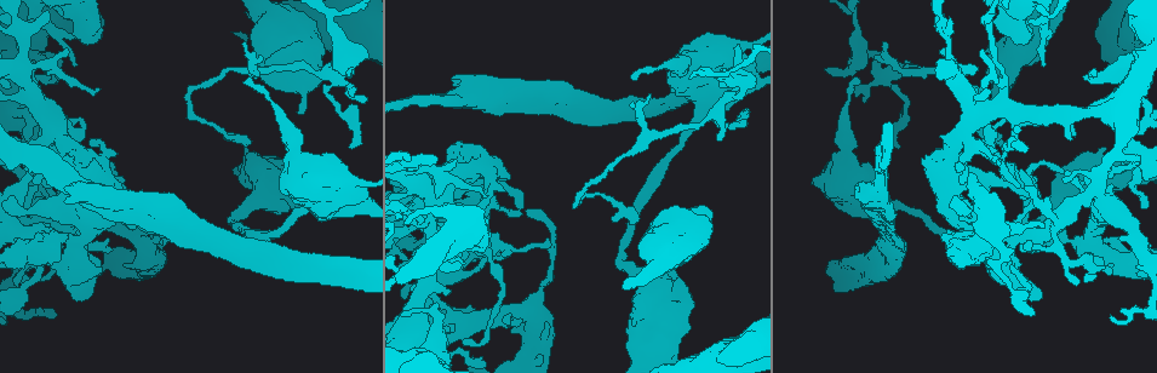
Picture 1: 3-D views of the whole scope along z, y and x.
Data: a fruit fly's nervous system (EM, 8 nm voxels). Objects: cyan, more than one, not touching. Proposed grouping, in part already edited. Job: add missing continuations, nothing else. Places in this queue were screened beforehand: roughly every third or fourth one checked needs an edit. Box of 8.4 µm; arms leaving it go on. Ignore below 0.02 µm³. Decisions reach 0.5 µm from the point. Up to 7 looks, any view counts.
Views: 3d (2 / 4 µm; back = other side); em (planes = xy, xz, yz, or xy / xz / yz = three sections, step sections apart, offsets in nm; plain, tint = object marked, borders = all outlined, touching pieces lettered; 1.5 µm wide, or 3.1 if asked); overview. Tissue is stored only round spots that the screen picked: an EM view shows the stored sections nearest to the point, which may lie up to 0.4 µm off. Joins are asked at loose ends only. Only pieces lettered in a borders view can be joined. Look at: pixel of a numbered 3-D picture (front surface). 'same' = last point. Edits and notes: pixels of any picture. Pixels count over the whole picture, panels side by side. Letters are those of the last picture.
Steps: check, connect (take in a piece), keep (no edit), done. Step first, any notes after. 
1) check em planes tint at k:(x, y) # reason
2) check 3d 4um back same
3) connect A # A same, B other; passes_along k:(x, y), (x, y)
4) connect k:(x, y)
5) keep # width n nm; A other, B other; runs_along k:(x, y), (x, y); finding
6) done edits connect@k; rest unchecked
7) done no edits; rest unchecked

check em xz step 4 tint at 1:(685, 296)

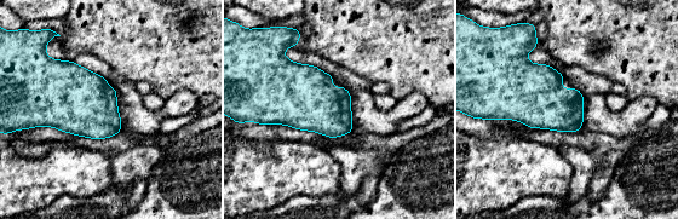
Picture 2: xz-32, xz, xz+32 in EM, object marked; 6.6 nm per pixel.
check em planes borders same

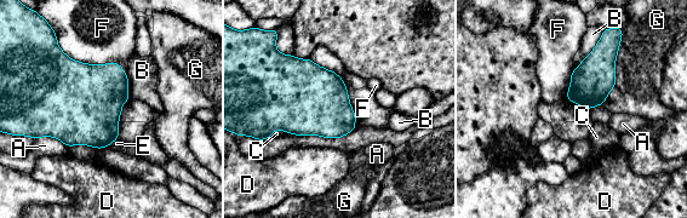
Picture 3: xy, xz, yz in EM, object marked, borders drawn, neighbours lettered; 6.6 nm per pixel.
keep # longest_contact F 550 nm; A other, B other, C other, D other, E other, F other, G other; border 3:(56, 36), (127, 79); none of them fits

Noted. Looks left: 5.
check em planes borders at 1:(302, 112) # free end

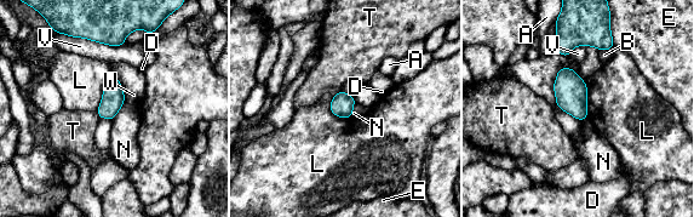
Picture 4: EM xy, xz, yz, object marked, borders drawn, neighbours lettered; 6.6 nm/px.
keep # A other, B other, D other, E other, L other, N other, T other, V other, W other; border 4:(124, 102), (112, 120); none of them fits

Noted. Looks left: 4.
done no edits; rest unchecked

